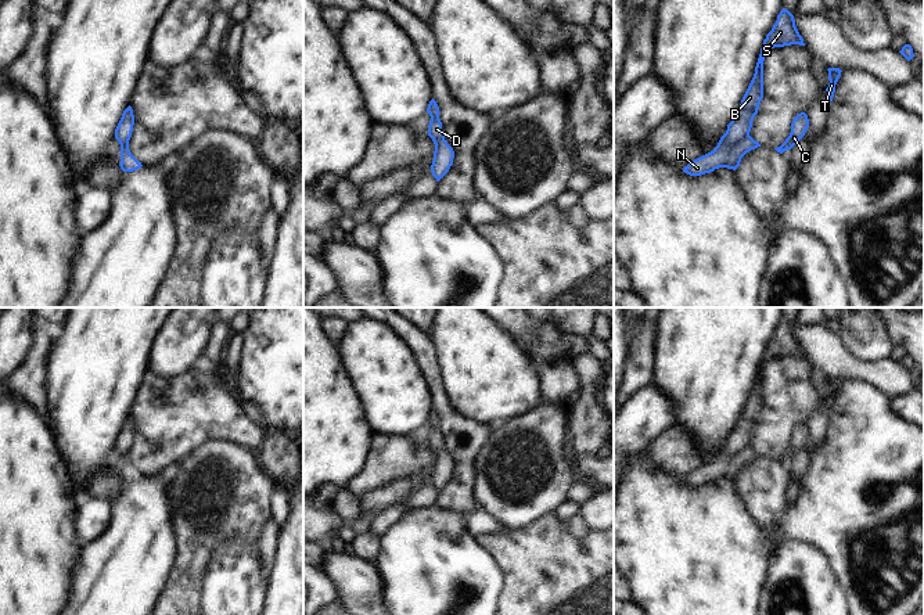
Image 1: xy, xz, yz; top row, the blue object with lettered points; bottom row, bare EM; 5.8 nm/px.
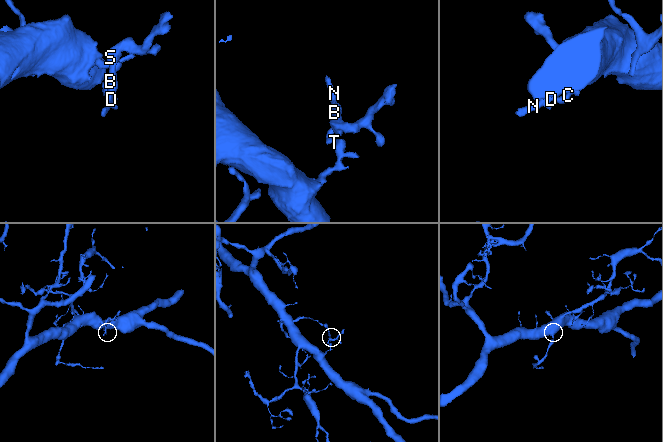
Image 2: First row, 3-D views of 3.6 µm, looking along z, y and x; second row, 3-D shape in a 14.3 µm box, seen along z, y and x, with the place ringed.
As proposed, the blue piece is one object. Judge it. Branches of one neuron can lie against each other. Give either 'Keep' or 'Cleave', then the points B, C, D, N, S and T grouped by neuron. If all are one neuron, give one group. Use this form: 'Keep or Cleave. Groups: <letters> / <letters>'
Cleave. Groups: B N S / C D T

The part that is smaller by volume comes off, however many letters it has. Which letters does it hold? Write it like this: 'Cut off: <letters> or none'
Cut off: B, N, S

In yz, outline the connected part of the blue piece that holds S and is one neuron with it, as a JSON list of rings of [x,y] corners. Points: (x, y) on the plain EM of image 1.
[[[783,319],[777,326],[777,331],[772,341],[763,350],[754,388],[741,410],[740,418],[727,435],[726,443],[720,447],[718,456],[711,463],[684,476],[684,483],[690,486],[701,486],[719,478],[736,481],[740,476],[741,467],[736,463],[734,457],[749,446],[752,431],[758,424],[759,414],[763,409],[765,366],[774,357],[791,355],[805,356],[803,349],[795,337],[794,326],[788,320]]]

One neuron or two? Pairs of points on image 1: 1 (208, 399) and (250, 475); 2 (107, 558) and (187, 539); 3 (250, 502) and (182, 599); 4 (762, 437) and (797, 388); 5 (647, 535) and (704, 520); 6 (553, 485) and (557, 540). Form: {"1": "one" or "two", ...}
{"1": "two", "2": "two", "3": "one", "4": "one", "5": "one", "6": "two"}

